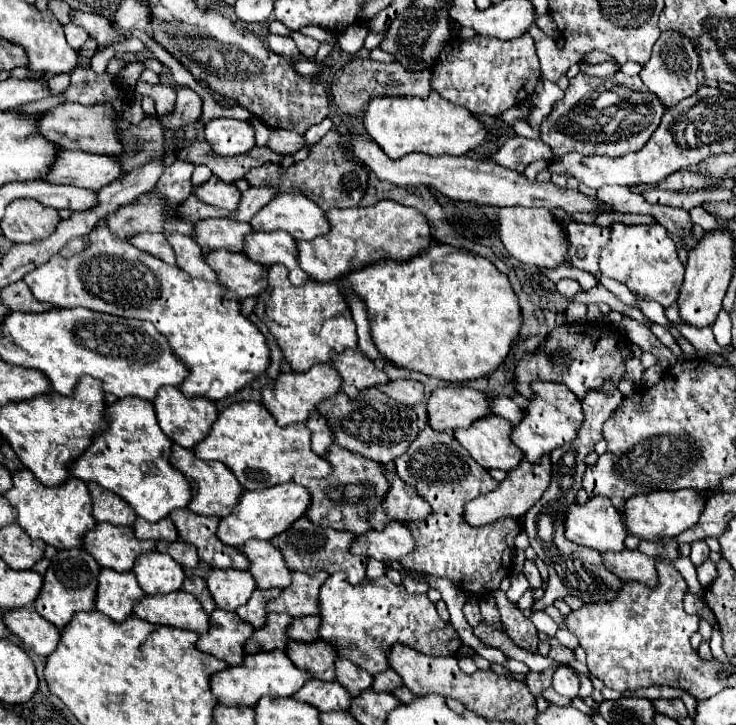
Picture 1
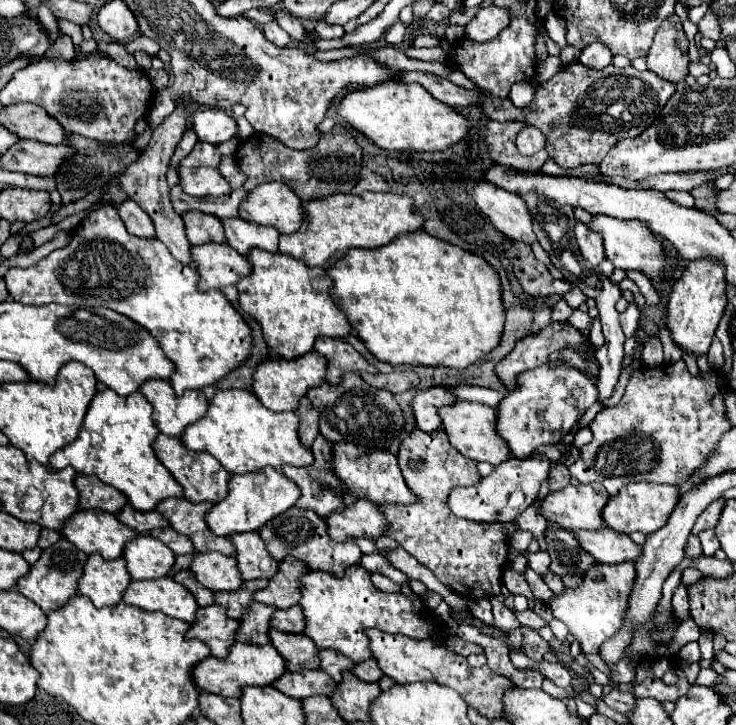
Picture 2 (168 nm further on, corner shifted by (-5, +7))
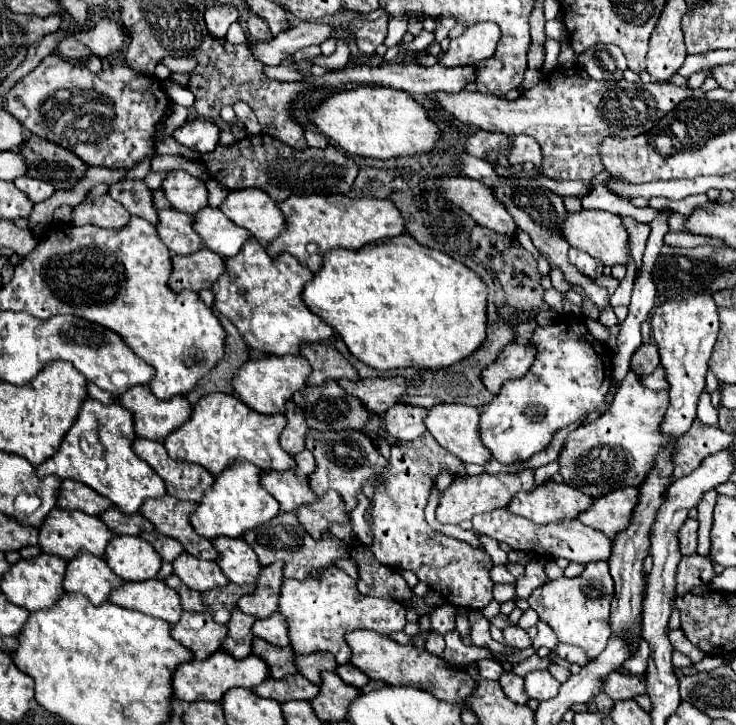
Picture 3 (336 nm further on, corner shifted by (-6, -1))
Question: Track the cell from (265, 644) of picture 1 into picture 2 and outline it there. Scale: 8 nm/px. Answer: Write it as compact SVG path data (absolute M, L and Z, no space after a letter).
M252 602L250 610L242 616L240 620L240 628L236 632L236 640L238 642L246 642L246 644L258 644L264 646L268 644L268 632L270 632L270 620L272 620L272 612L276 608L260 604L260 602Z

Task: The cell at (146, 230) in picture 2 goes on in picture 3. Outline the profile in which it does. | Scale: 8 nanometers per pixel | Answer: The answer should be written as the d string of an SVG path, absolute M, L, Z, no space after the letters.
M109 194L99 198L85 198L79 206L73 208L71 224L83 226L83 224L95 224L101 228L113 228L119 230L129 222L129 212L121 208Z

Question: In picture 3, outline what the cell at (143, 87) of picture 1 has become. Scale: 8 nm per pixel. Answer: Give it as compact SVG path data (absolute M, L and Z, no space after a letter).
M69 34L69 36L55 48L55 54L63 56L63 58L85 58L90 56L91 52L75 38L71 38L71 34Z

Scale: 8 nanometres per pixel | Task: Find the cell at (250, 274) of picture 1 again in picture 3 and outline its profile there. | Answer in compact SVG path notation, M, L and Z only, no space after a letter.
M201 248L187 256L173 256L171 264L173 272L167 284L173 288L173 292L199 292L203 288L211 288L211 284L225 272L221 256L207 248Z

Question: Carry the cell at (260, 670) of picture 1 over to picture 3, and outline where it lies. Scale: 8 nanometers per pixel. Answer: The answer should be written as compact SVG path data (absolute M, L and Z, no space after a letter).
M219 648L217 652L213 652L213 656L209 656L205 660L191 660L191 662L177 666L177 670L171 676L171 688L173 688L173 696L183 702L195 702L195 700L219 702L227 690L231 690L235 686L251 690L267 678L269 678L269 668L255 654L251 654L243 660L237 660Z

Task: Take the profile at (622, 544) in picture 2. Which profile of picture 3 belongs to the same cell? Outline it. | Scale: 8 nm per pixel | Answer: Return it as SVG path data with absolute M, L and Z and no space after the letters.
M497 508L493 512L477 514L473 516L473 528L479 530L481 534L487 534L495 538L497 542L509 544L513 550L529 552L535 556L551 556L551 558L567 558L571 562L595 562L595 560L607 560L611 556L611 540L603 534L597 532L579 520L563 520L561 524L533 524L531 520L525 520L523 516L517 516L509 512L507 508Z

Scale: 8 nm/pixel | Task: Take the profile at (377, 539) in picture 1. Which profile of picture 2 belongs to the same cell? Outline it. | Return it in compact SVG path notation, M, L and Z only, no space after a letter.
M358 500L354 506L330 514L326 518L326 524L330 538L336 542L344 542L348 538L376 540L388 532L386 516L376 504L368 500Z

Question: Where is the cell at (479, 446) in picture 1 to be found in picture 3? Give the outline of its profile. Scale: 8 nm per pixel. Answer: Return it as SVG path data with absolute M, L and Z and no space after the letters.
M435 404L433 408L427 410L425 426L433 434L433 438L439 442L439 446L455 454L461 462L483 466L487 460L491 460L491 452L481 444L481 438L479 438L479 410L477 408L465 406L465 404Z

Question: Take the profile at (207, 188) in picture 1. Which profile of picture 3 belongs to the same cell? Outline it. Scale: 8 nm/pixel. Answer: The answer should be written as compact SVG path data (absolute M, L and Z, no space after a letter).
M185 170L167 172L167 178L163 180L161 188L165 192L165 198L171 202L171 206L189 216L197 214L201 208L207 206L205 184L199 178L187 174Z

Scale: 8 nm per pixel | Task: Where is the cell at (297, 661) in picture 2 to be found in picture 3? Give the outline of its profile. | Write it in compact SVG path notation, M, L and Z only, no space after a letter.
M253 638L253 654L259 656L261 660L265 660L265 664L269 666L269 674L273 678L283 678L287 674L295 674L297 666L293 662L293 650L287 648L277 648L273 644L265 644L265 640L261 638Z

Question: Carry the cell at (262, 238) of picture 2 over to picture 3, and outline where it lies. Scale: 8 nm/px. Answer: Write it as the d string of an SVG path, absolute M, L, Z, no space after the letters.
M205 206L193 216L193 228L201 236L203 246L223 258L235 256L241 246L251 238L245 228L239 228L221 210L211 206Z

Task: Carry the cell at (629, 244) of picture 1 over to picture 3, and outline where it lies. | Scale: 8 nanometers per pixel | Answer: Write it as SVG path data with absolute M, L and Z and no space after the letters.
M581 210L581 212L575 212L575 214L567 214L567 218L561 220L561 230L559 232L573 248L579 248L579 250L587 252L589 256L601 260L607 266L627 264L627 258L629 258L627 230L625 230L621 218L611 214L611 212Z

